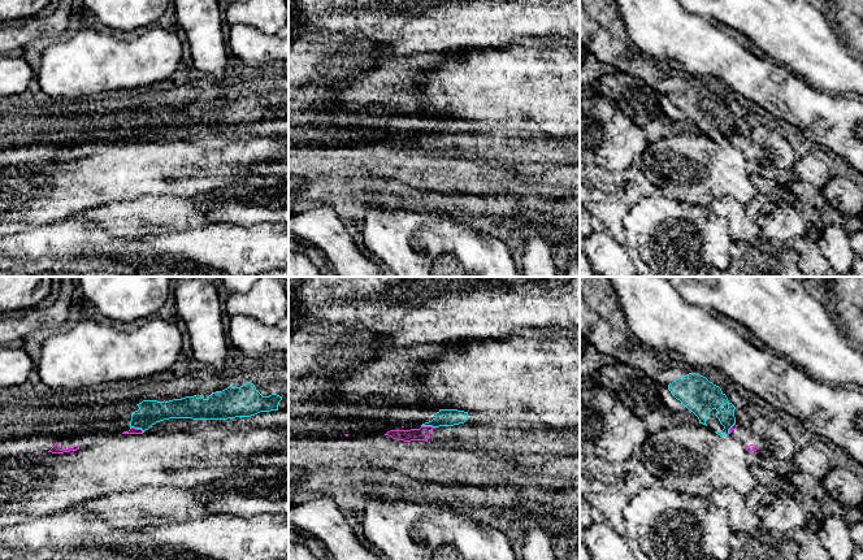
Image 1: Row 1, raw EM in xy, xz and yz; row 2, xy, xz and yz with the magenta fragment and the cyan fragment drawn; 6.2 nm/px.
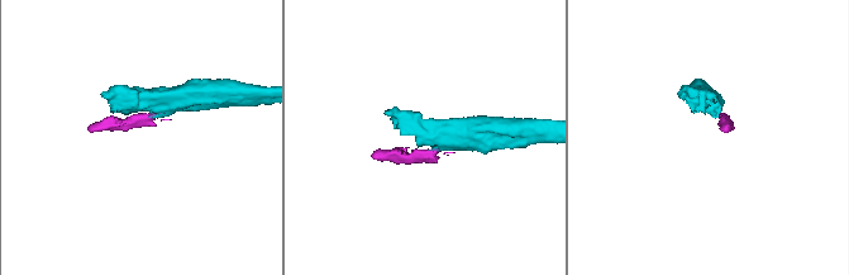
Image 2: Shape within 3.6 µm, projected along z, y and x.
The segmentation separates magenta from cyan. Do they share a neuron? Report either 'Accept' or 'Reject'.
Reject

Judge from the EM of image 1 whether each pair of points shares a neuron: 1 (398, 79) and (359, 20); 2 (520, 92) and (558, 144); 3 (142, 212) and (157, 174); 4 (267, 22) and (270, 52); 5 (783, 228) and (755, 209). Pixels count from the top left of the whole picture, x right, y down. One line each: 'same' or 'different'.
1: different
2: different
3: different
4: different
5: same

